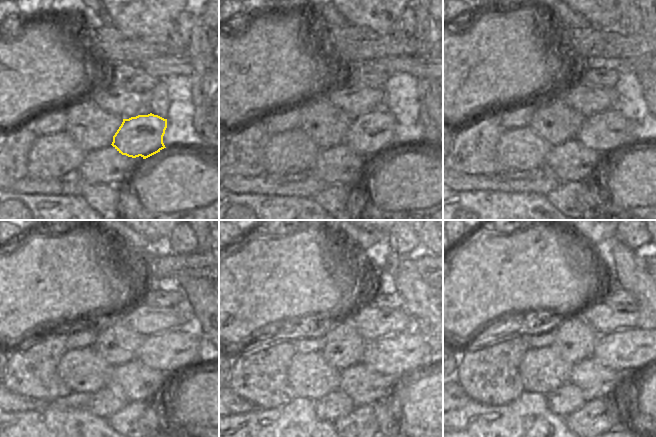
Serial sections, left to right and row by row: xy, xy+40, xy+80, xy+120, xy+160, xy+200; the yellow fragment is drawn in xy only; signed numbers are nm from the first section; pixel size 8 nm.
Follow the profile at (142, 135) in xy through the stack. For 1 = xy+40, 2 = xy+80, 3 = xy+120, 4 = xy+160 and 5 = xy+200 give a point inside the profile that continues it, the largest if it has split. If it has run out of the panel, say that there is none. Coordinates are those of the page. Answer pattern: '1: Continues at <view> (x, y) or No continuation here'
1: Continues at xy+40 (374, 132)
2: Continues at xy+80 (608, 129)
3: Continues at xy+120 (175, 353)
4: Continues at xy+160 (395, 353)
5: Continues at xy+200 (634, 348)

